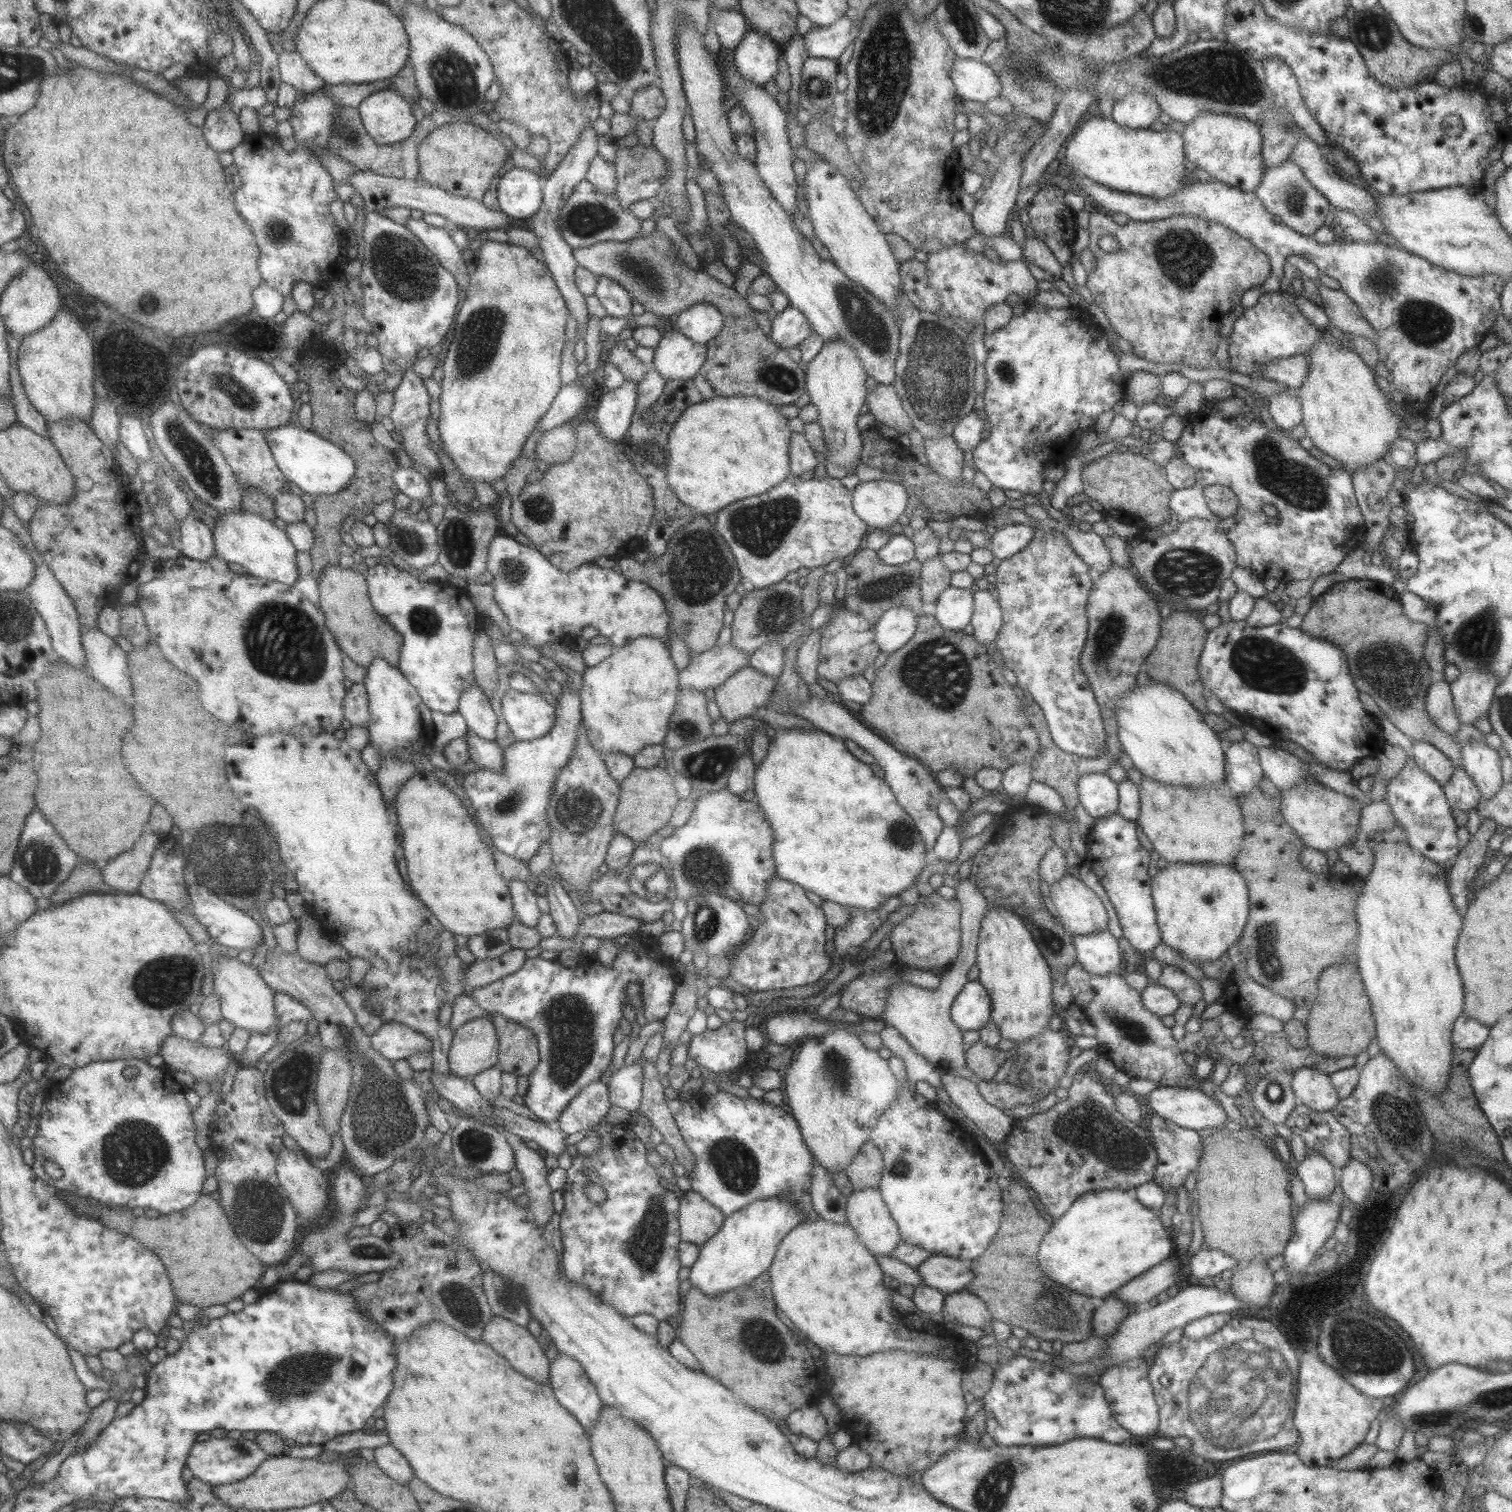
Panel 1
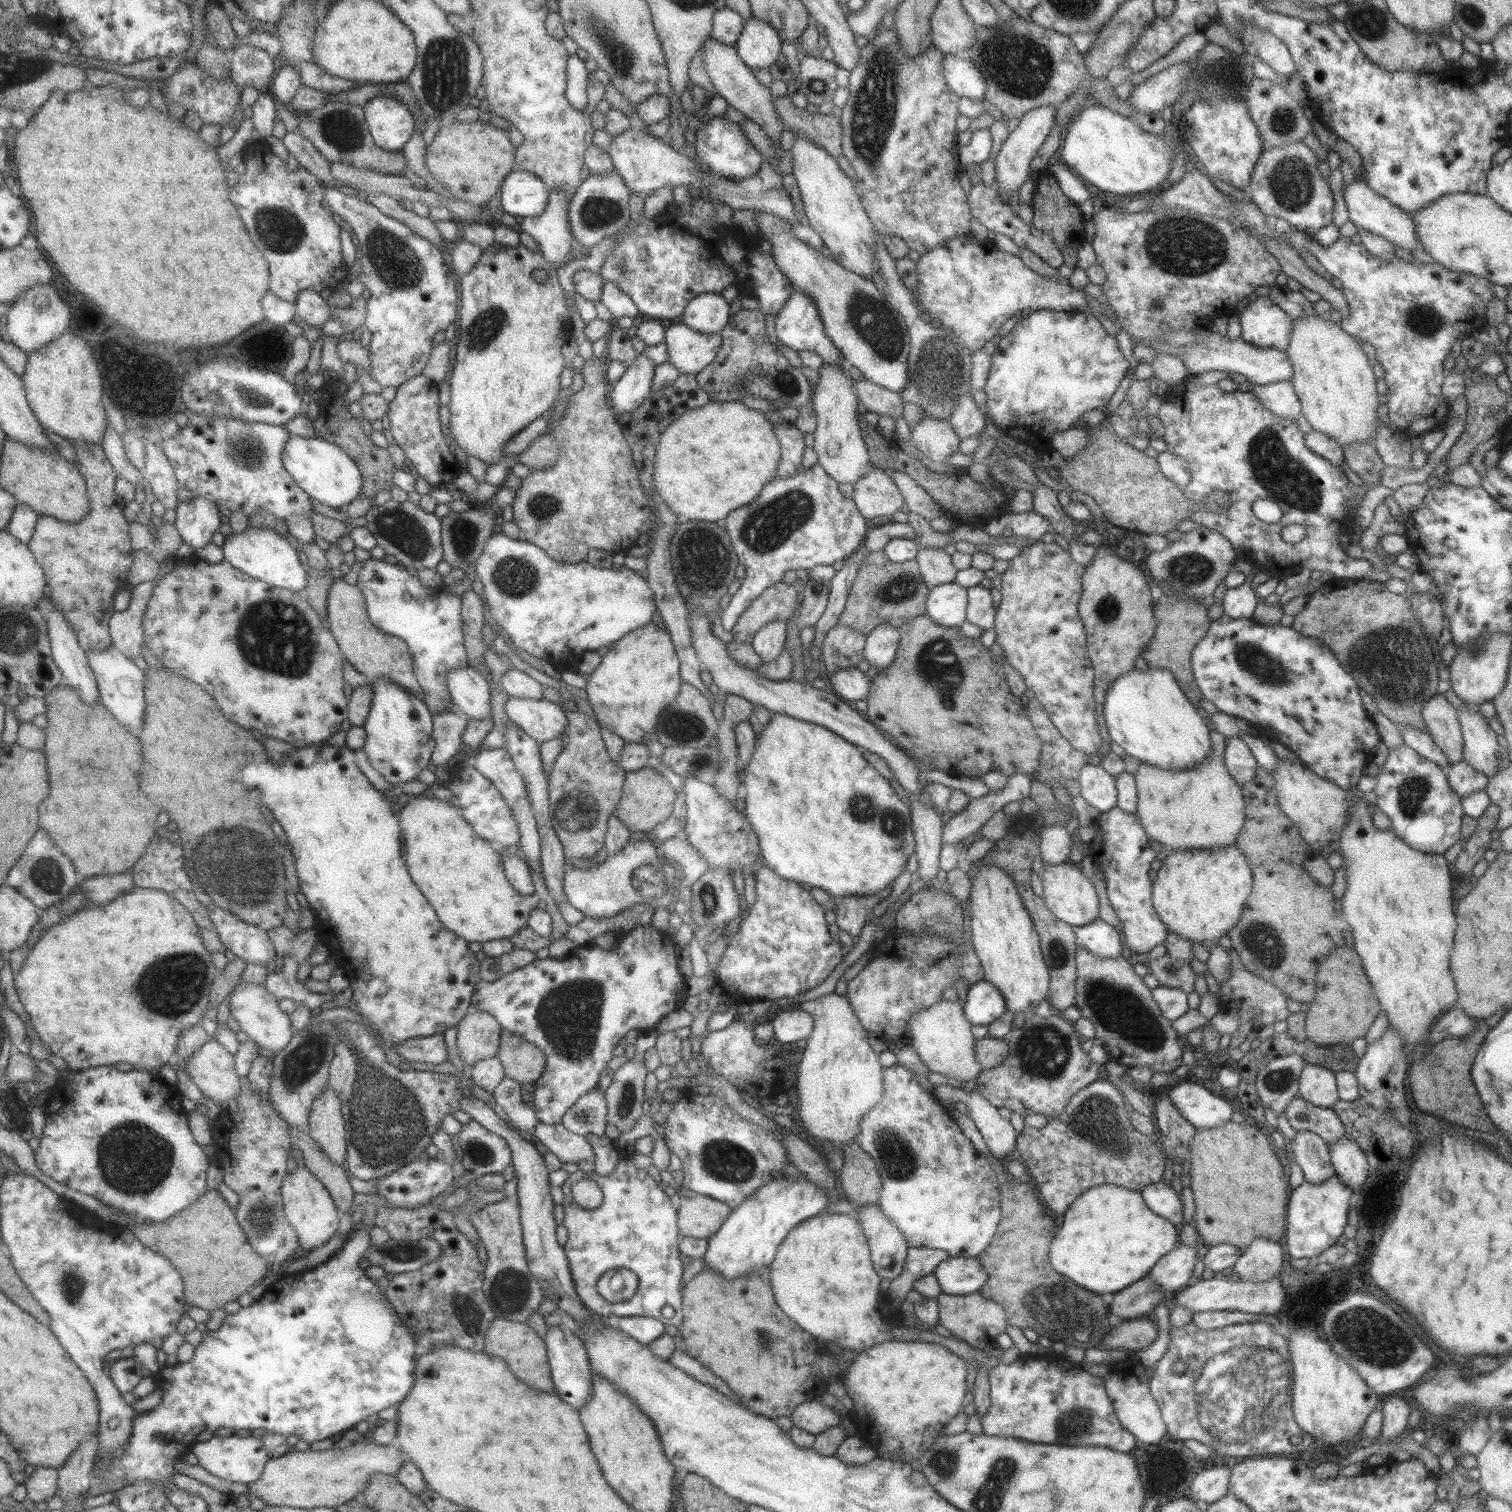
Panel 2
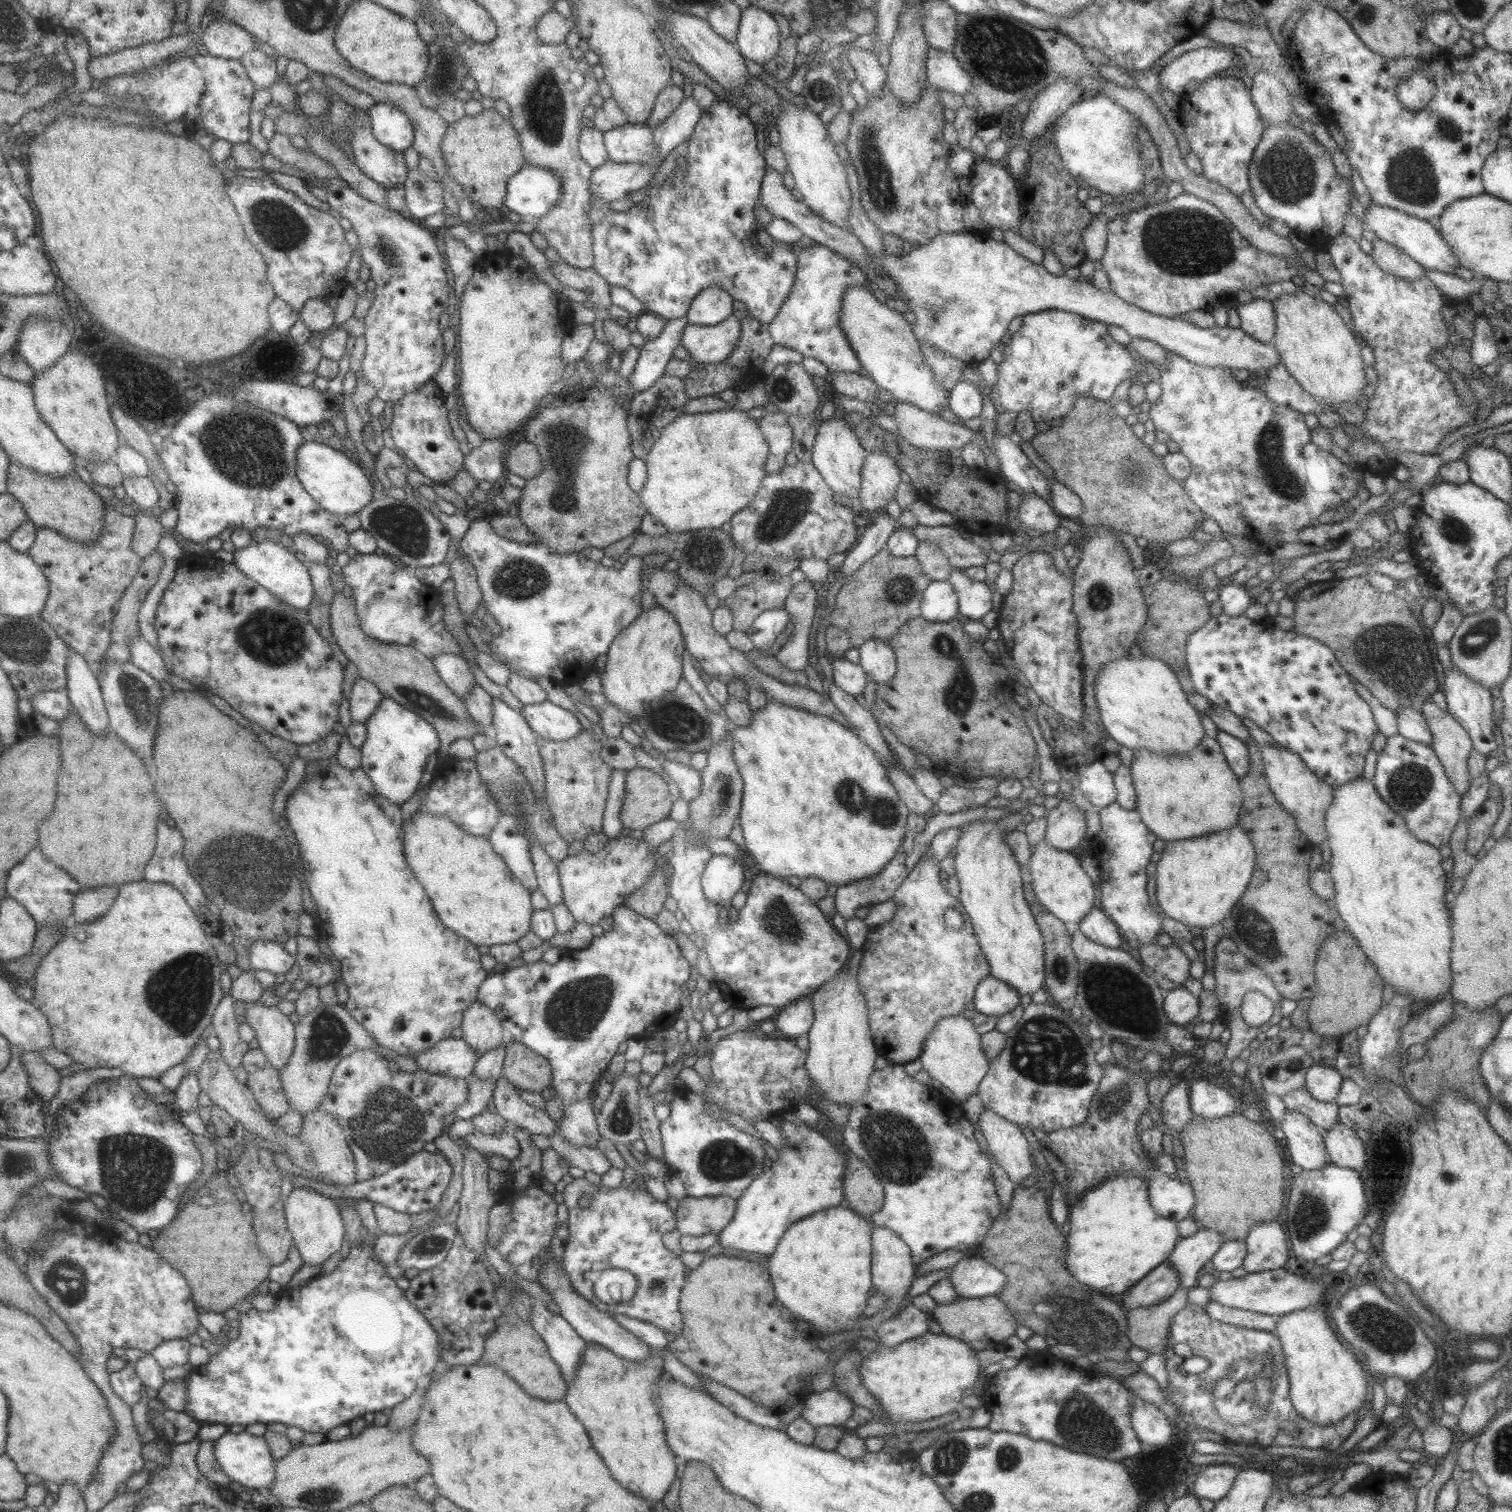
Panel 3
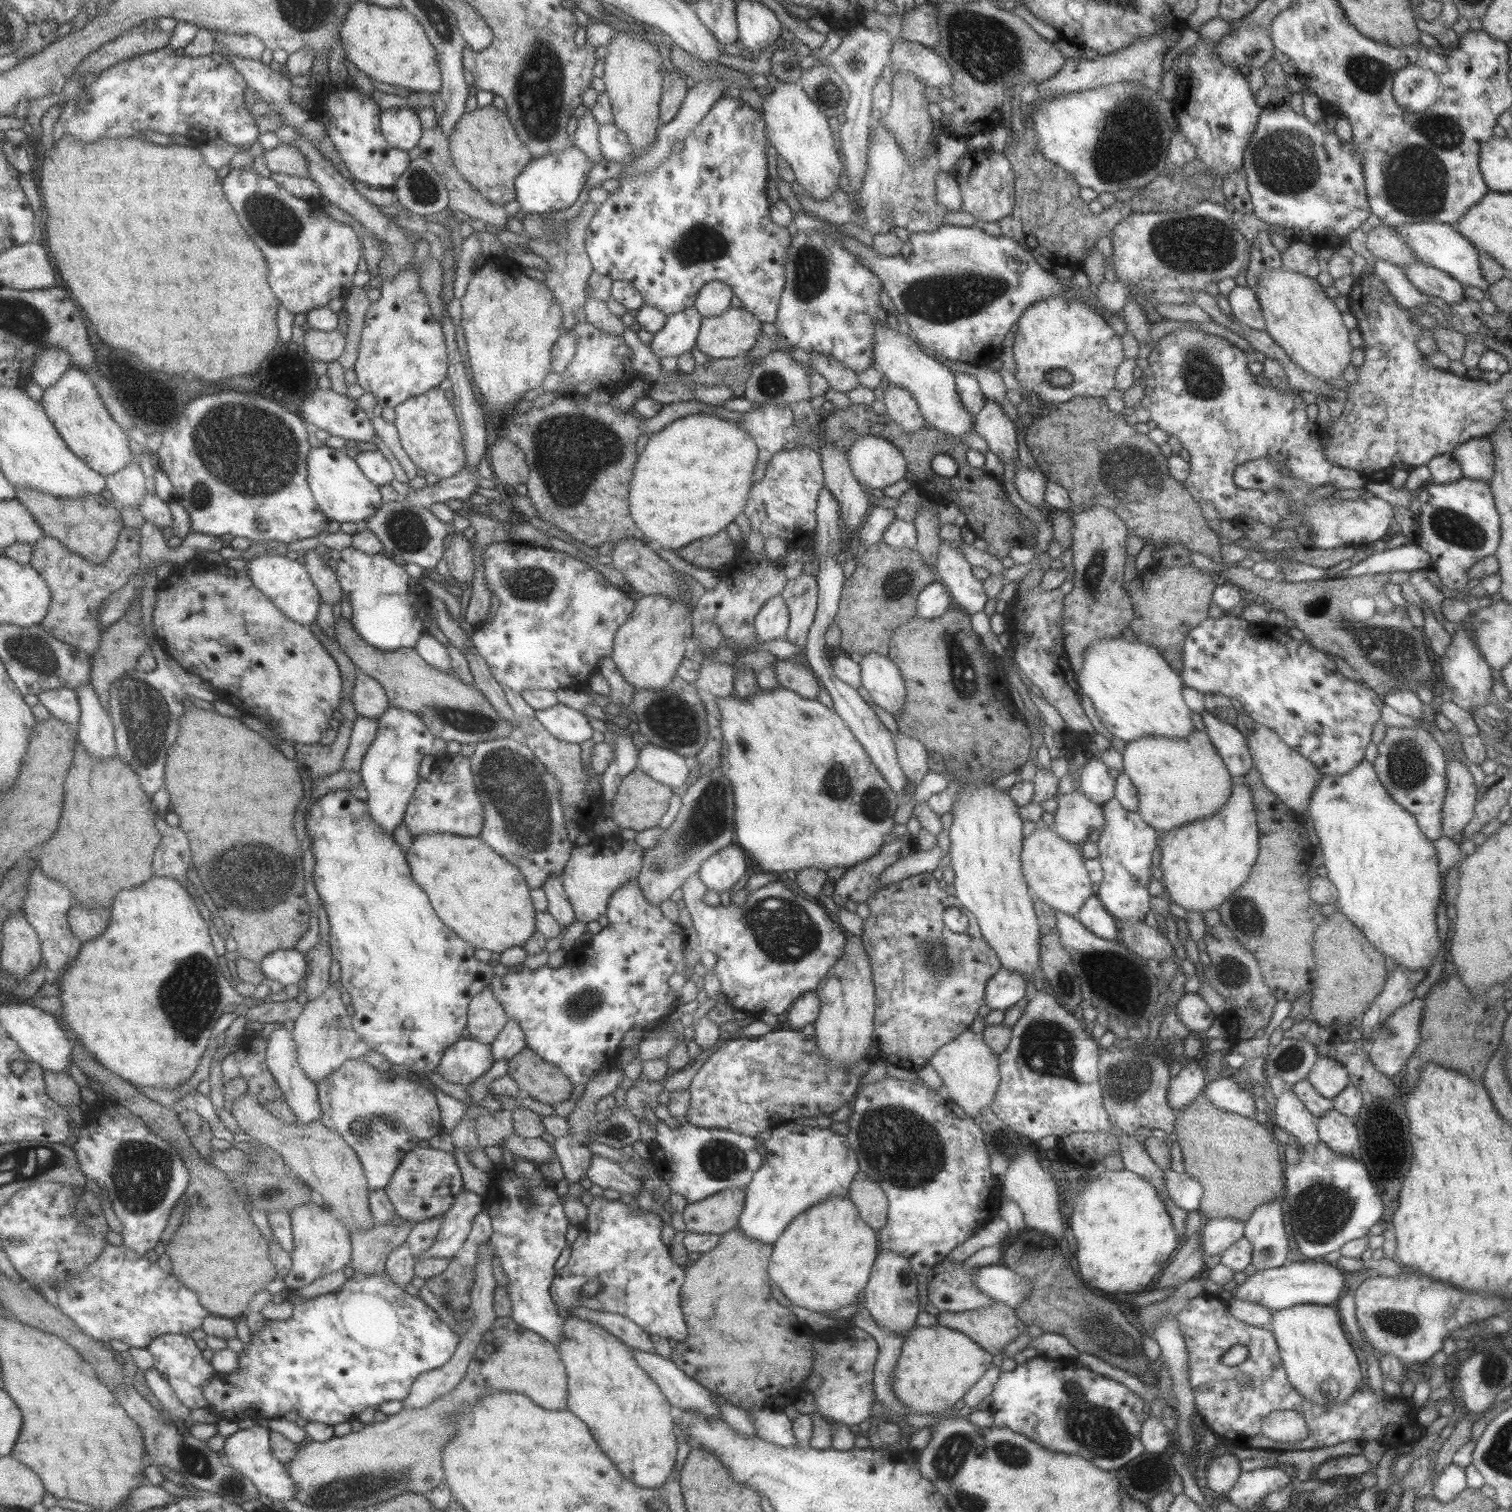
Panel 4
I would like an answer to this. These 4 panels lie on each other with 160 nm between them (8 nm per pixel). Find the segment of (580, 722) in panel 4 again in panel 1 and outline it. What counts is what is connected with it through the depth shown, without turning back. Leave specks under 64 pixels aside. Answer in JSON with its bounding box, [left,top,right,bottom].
[500,688,555,741]

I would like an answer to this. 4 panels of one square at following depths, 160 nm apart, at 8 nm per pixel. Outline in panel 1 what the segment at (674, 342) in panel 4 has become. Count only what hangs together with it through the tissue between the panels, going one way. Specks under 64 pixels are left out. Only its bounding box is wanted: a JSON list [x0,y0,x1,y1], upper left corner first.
[594,380,637,443]

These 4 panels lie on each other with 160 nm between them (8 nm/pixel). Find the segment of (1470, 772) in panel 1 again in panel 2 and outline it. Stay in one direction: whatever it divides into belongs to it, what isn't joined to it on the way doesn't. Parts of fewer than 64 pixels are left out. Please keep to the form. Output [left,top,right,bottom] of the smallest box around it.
[1457,704,1499,778]

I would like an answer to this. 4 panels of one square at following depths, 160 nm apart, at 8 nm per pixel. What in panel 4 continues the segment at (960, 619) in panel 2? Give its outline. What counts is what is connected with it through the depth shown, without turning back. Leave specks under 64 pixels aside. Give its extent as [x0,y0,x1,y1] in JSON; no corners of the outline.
[916,581,953,620]

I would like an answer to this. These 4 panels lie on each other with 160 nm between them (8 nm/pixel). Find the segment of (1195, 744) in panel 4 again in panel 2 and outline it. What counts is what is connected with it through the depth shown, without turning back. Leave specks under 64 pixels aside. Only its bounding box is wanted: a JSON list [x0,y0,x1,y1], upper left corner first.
[1134,730,1245,853]

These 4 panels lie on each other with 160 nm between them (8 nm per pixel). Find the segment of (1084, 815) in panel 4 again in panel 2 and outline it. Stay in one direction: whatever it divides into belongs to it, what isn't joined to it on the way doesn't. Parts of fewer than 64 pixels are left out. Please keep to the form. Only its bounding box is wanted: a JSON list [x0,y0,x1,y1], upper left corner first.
[1039,826,1071,866]

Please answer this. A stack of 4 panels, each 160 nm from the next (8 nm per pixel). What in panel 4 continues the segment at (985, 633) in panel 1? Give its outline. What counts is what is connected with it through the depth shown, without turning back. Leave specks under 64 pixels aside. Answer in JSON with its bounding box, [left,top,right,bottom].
[933,546,988,614]

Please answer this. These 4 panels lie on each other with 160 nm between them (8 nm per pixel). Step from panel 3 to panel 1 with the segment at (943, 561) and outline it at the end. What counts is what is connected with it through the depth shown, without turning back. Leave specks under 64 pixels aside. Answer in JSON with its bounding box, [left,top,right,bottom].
[920,555,950,604]

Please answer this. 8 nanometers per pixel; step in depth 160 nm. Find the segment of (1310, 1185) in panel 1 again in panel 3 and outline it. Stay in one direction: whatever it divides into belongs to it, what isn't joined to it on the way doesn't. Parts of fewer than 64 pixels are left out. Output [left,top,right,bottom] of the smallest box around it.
[1273,1110,1330,1171]

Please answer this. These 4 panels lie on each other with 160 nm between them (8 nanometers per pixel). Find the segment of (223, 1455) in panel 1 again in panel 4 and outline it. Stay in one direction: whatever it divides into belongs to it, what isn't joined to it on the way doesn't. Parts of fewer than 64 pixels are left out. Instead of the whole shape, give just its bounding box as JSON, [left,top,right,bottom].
[224,1424,297,1501]

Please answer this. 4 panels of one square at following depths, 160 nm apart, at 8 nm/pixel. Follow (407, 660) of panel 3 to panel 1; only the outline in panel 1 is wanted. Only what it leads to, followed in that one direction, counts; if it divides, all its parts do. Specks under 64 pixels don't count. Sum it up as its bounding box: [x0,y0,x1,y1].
[318,565,402,668]

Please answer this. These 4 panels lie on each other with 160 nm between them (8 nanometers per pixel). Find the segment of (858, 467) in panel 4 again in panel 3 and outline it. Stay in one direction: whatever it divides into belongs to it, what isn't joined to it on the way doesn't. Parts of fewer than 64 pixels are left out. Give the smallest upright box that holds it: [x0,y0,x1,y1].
[856,452,900,514]

